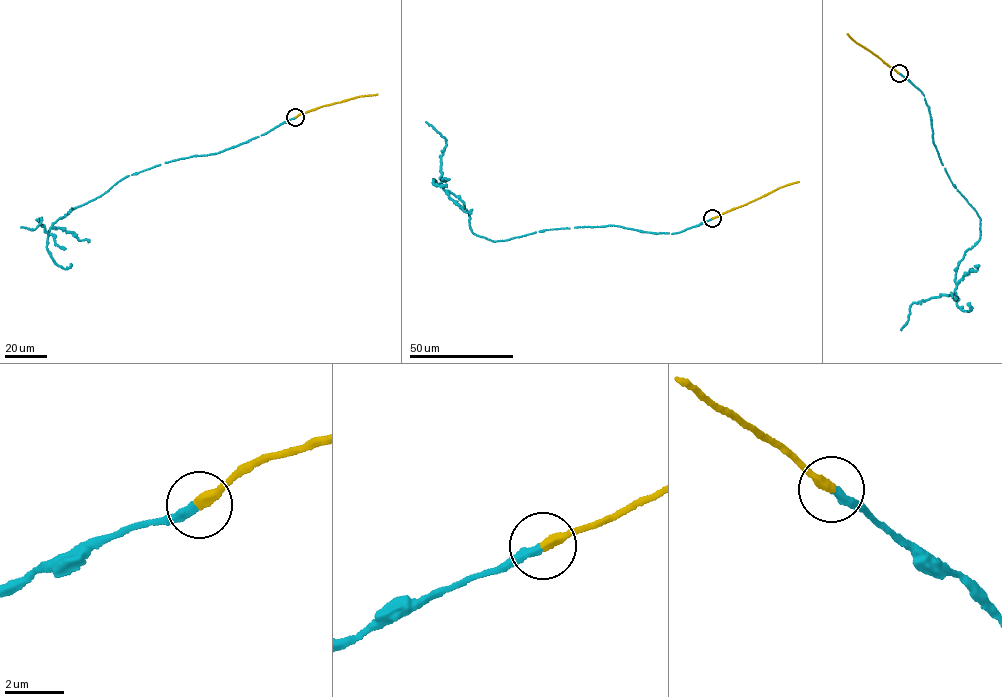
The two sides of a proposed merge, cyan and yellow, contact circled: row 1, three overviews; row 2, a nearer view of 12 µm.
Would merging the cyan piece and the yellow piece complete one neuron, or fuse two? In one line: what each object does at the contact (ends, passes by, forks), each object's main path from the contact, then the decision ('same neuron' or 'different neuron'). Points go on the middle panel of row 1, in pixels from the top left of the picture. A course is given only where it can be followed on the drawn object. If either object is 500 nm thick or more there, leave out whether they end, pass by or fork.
cyan ends there; yellow ends there; cyan runs (712, 218), (671, 233), (579, 226), (493, 241), (472, 231), (463, 202), (441, 185), (446, 141), (425, 122); yellow runs (712, 218), (798, 181); same neuron

